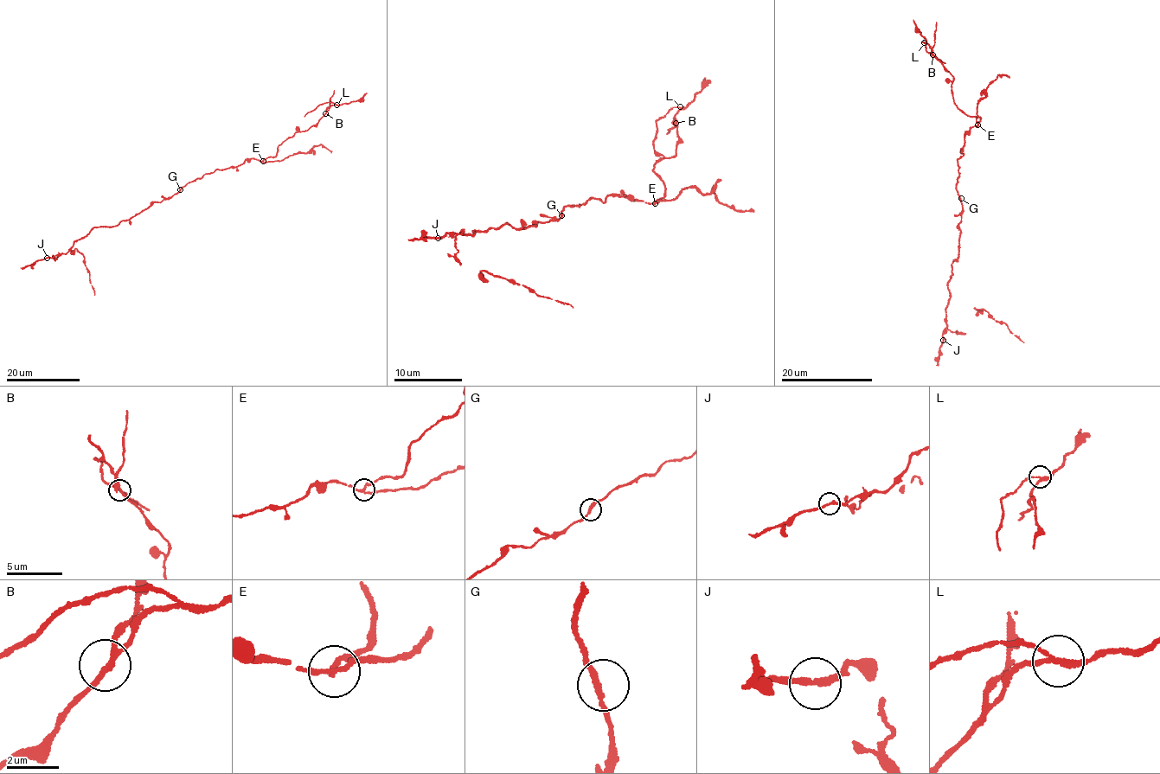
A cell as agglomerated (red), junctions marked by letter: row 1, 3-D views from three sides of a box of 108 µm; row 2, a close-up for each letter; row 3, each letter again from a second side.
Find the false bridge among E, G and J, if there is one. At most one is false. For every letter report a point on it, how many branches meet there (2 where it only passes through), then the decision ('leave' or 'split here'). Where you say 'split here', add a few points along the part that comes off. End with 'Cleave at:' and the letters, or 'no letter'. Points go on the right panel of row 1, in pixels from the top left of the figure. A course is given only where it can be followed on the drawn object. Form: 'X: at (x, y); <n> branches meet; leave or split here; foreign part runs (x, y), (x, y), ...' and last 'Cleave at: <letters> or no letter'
E: at (977, 124); 3 branches meet; split here; foreign part runs (977, 124), (976, 118), (955, 105), (953, 76), (924, 42), (927, 53), (945, 63)
G: at (961, 198); 2 branches meet; leave
J: at (943, 340); 2 branches meet; leave
Cleave at: E

